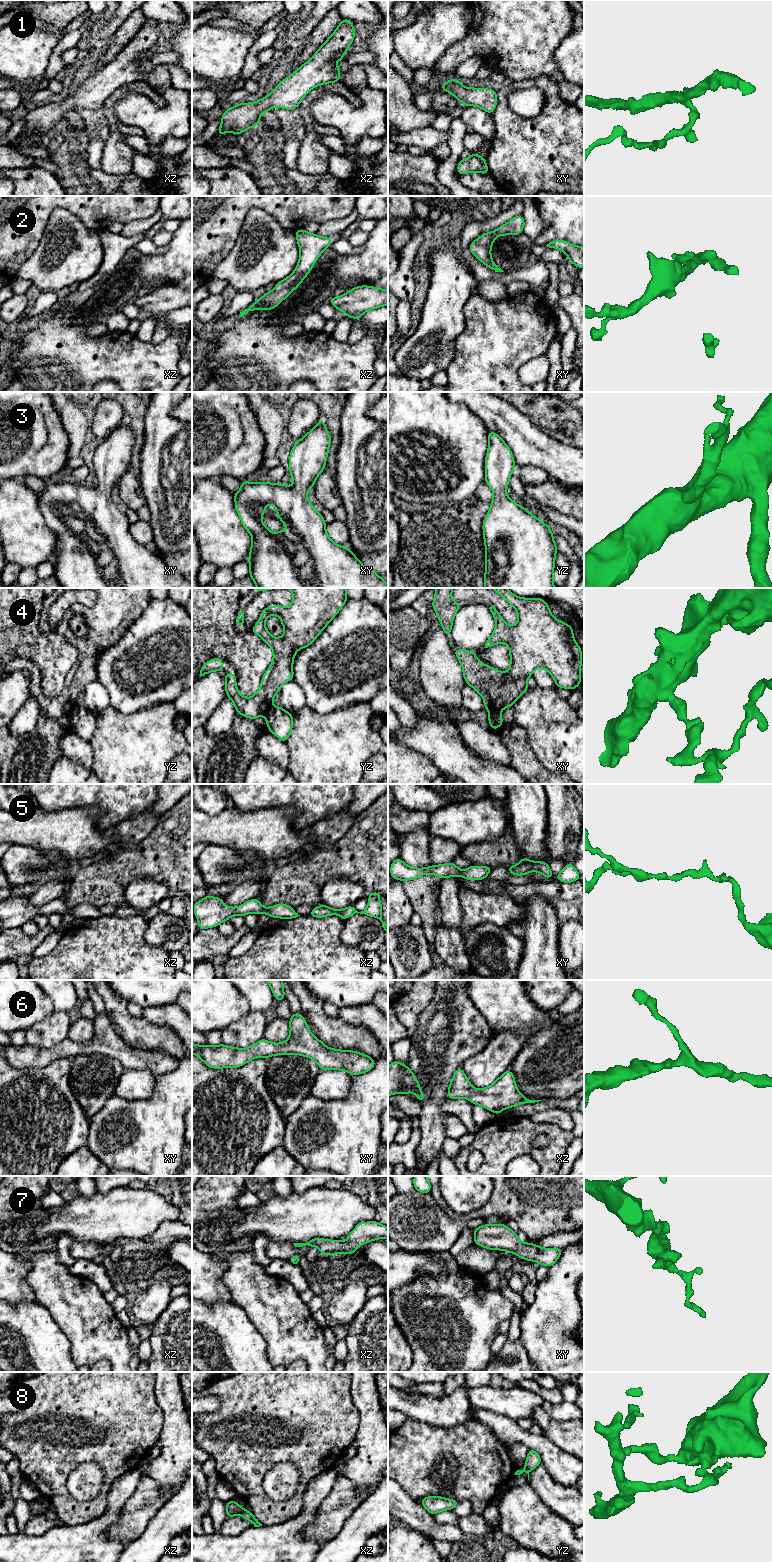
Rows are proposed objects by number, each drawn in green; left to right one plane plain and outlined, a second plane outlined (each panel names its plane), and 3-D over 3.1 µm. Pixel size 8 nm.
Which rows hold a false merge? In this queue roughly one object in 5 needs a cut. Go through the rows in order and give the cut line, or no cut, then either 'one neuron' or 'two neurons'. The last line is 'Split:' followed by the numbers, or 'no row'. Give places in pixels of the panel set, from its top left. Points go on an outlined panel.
1: cut none; one neuron
2: cut none; one neuron
3: cut none; one neuron
4: cut xy (489, 711), (499, 712); two neurons
5: cut none; one neuron
6: cut none; one neuron
7: cut none; one neuron
8: cut xz (244, 1509), (240, 1514); two neurons
Split: 4, 8

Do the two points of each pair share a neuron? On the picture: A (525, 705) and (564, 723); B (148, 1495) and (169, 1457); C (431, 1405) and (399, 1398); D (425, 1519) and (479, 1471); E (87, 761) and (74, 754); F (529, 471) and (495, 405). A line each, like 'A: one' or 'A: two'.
A: one
B: two
C: one
D: two
E: one
F: two

